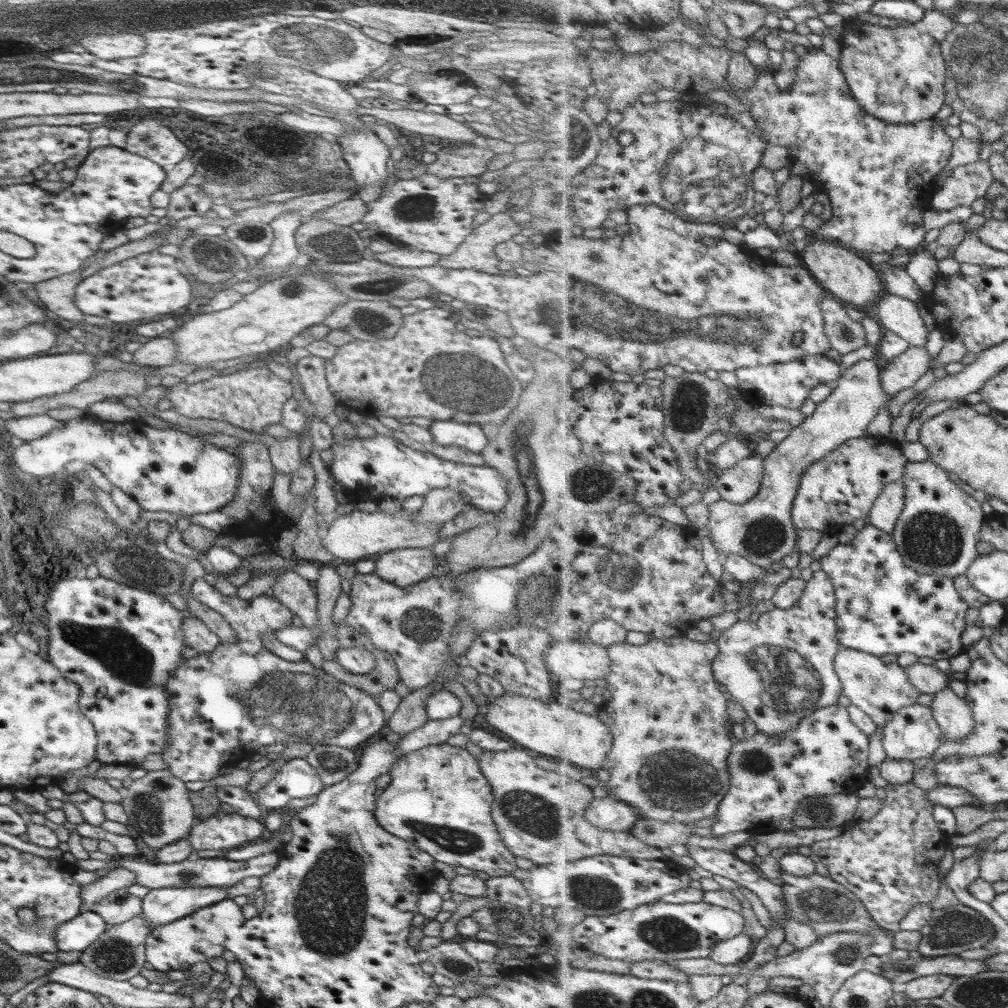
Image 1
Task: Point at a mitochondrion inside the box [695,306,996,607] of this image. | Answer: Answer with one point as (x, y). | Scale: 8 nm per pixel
(930, 538)

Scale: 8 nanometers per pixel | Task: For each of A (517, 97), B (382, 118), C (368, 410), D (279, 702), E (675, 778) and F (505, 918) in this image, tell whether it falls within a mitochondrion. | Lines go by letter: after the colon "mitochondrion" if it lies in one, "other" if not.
A: mitochondrion
B: other
C: other
D: mitochondrion
E: mitochondrion
F: mitochondrion

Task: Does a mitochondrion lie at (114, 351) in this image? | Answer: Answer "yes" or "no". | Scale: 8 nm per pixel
no

